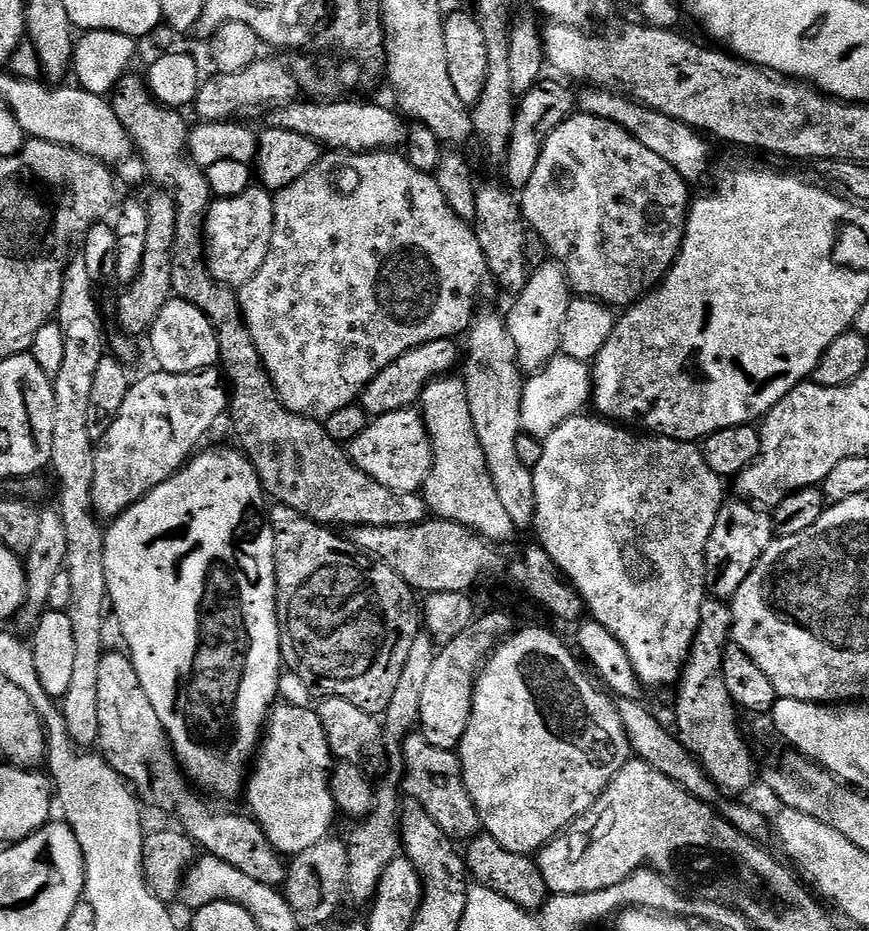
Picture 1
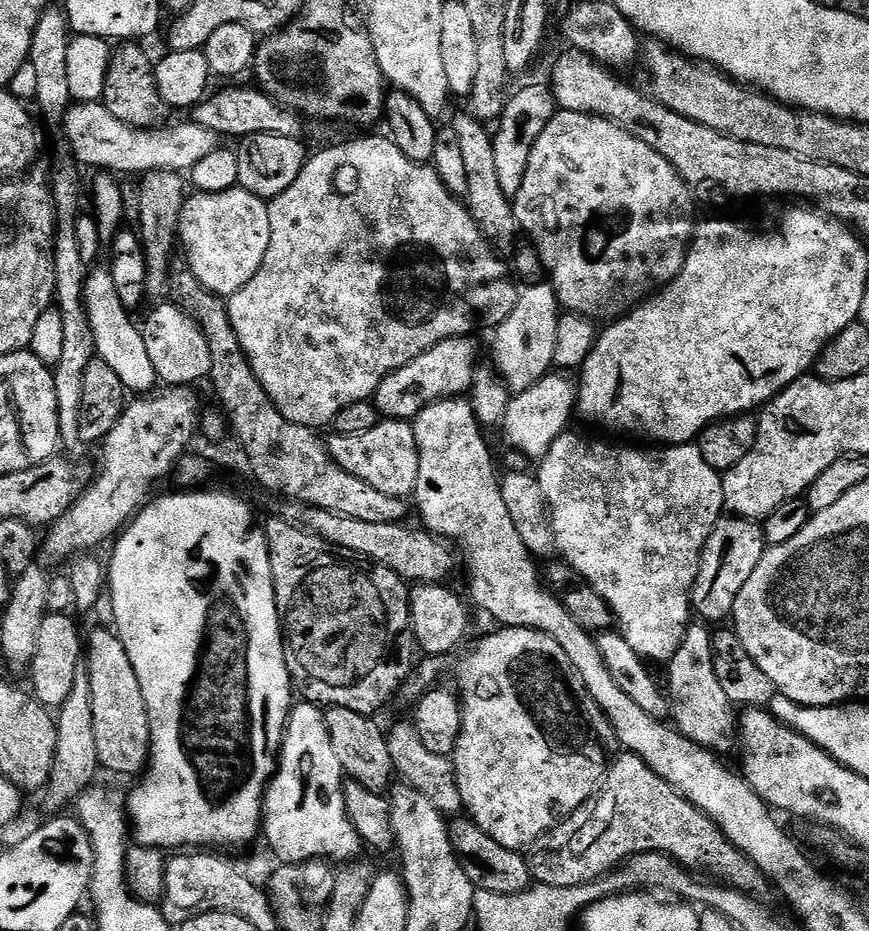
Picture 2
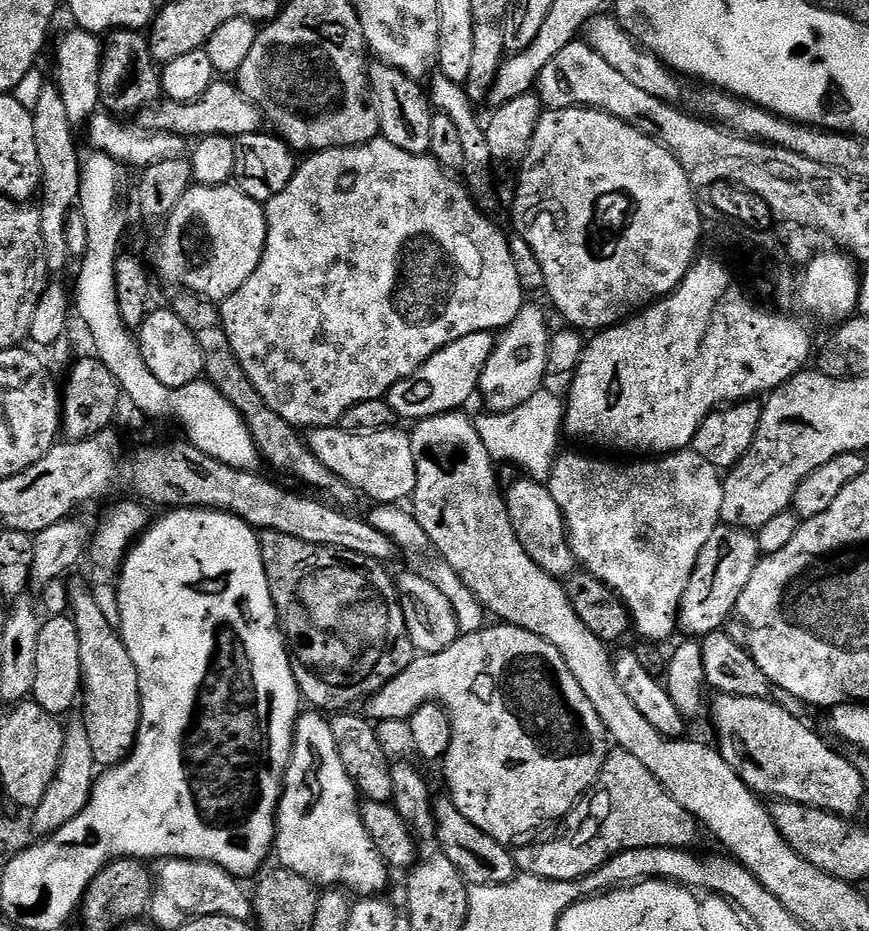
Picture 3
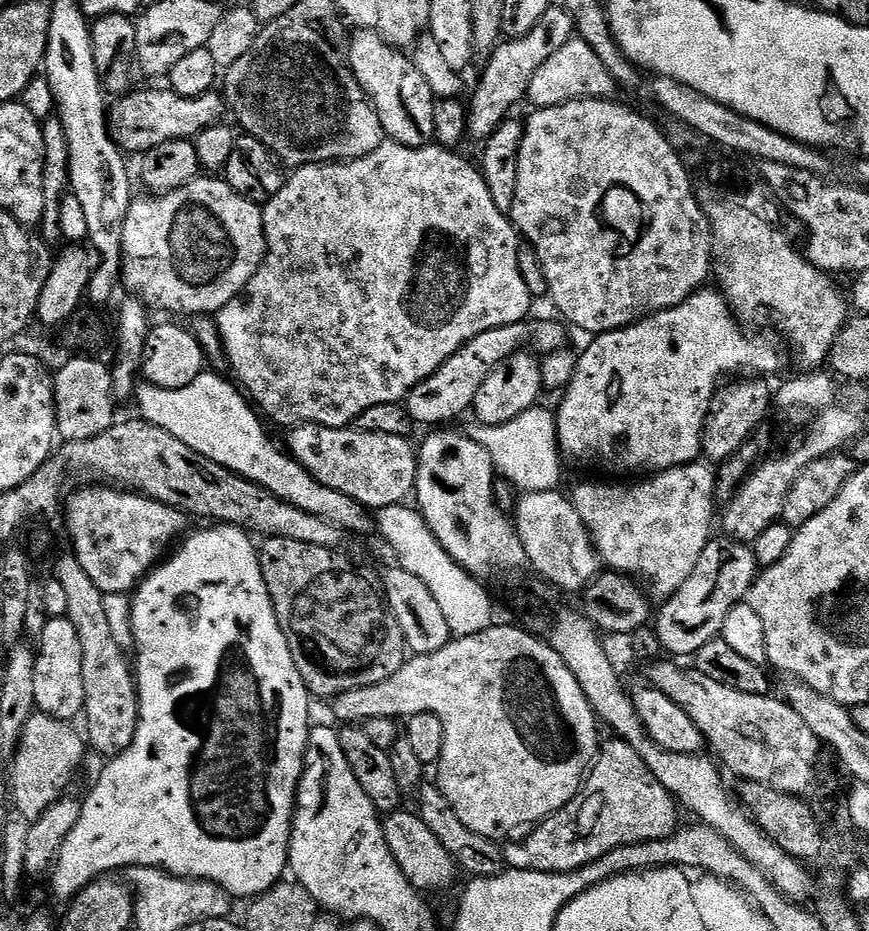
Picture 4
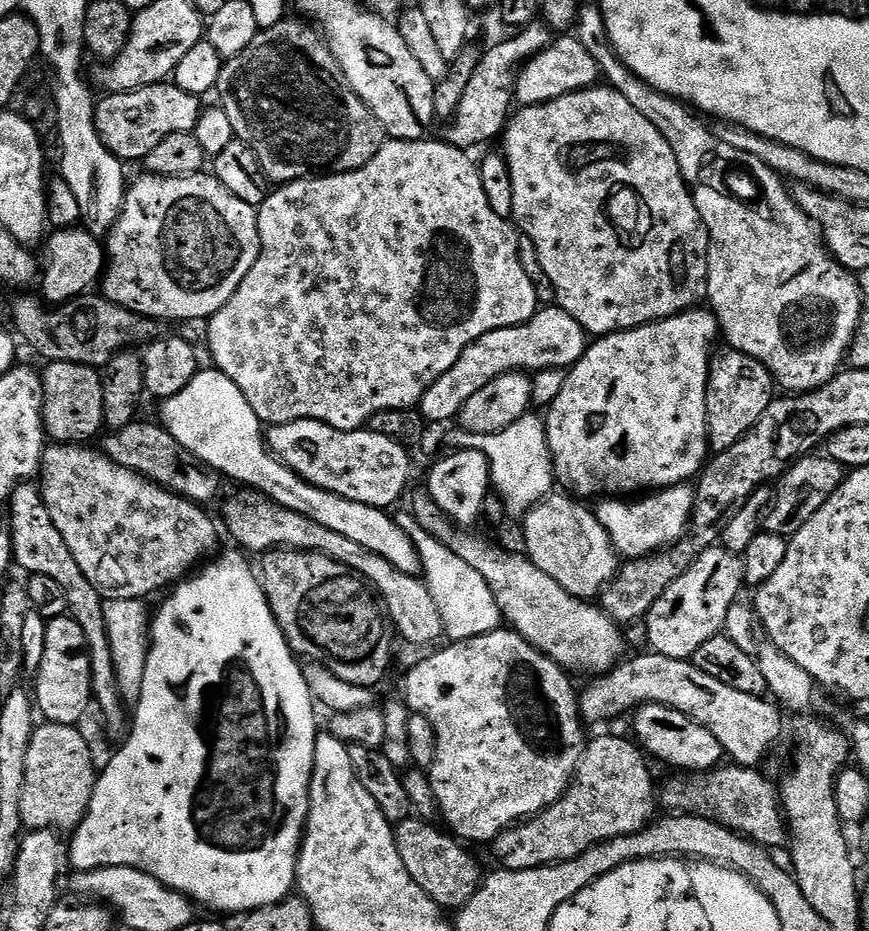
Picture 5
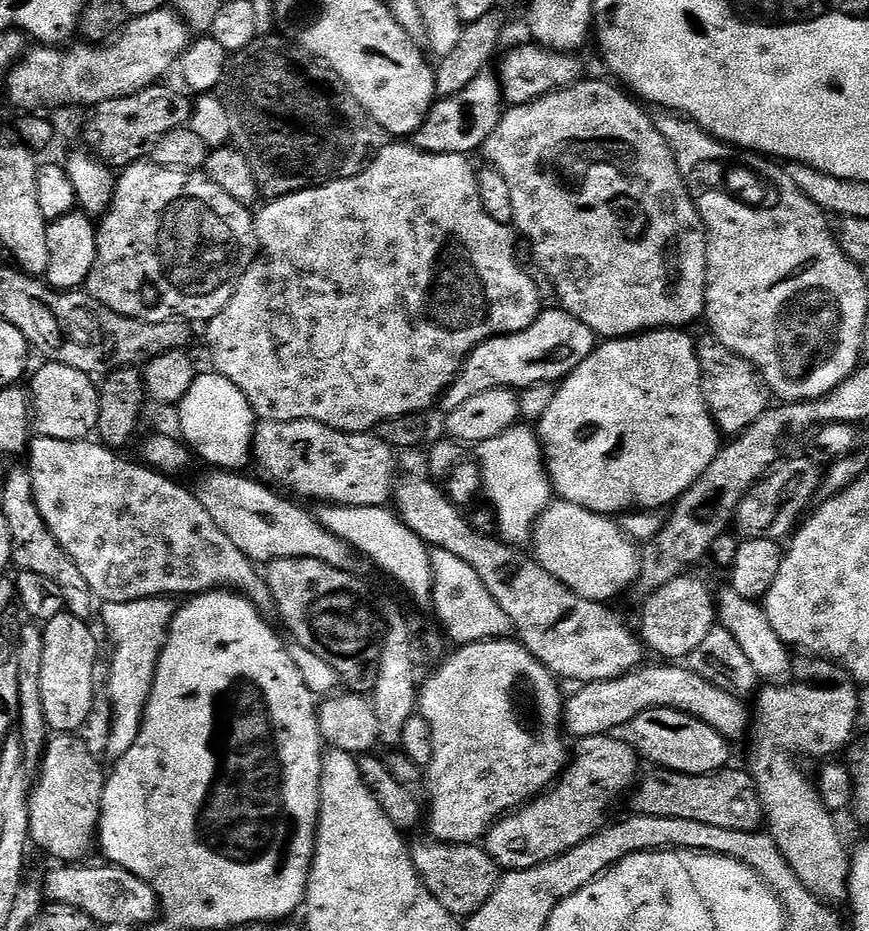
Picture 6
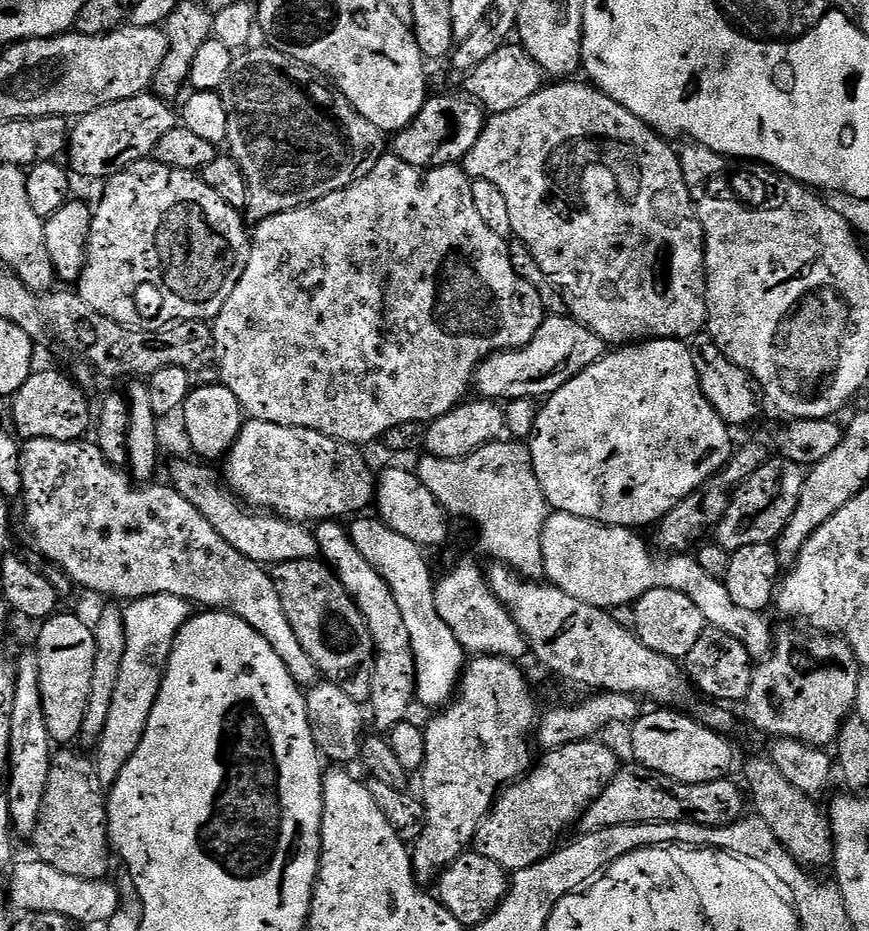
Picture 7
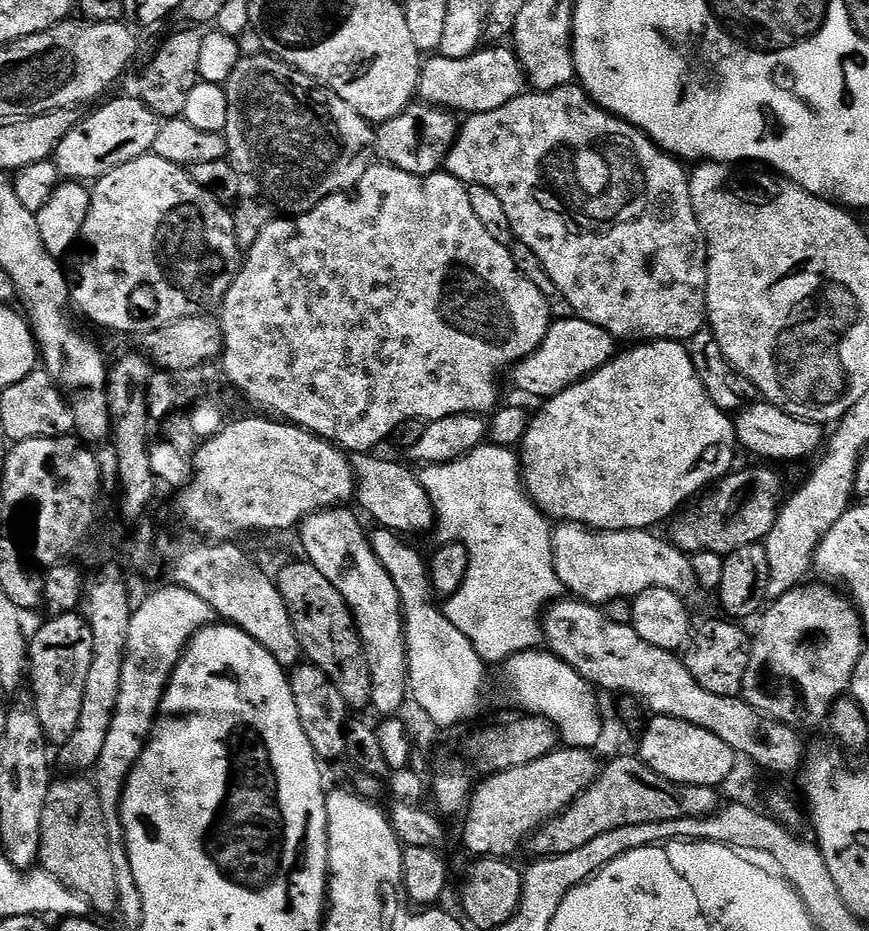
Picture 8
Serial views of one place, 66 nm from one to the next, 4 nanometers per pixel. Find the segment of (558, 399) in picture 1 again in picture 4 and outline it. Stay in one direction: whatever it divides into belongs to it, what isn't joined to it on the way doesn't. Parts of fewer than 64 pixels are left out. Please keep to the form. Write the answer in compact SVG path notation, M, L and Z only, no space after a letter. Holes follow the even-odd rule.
M537 406L500 426L486 426L479 422L473 425L472 429L467 429L468 437L488 451L493 468L503 479L505 476L514 487L520 488L521 493L550 492L561 487L562 453L556 443L556 417L551 411Z

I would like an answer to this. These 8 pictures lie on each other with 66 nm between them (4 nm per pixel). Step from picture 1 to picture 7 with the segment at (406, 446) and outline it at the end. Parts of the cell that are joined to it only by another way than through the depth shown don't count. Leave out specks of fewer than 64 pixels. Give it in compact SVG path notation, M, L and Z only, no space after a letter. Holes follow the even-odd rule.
M248 418L240 425L238 438L226 453L222 476L241 500L261 510L301 522L339 521L342 516L352 518L363 513L367 509L364 507L373 503L376 494L377 473L372 473L367 458L360 452L363 451L357 445L335 440L318 430Z

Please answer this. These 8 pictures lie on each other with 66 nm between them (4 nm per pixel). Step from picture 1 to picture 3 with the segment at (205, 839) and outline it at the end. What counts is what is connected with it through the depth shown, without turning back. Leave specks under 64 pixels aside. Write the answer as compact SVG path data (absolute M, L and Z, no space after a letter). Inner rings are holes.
M72 584L68 590L70 615L78 630L78 658L82 681L82 719L86 734L90 734L90 746L94 746L97 765L121 764L136 746L136 735L140 733L140 687L138 670L130 650L126 650L124 639L117 625L104 613L96 596L84 584Z

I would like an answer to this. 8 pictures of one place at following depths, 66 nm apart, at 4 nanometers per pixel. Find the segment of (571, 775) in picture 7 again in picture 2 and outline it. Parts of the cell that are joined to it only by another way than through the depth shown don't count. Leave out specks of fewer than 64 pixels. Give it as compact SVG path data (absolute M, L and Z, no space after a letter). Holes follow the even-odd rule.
M620 754L617 760L615 757L594 802L579 808L573 816L561 820L555 828L545 832L527 849L526 859L536 884L582 886L616 871L624 861L640 852L665 852L685 868L705 868L712 875L709 877L713 881L749 894L760 894L760 891L770 884L758 866L728 840L724 831L705 812L695 808L686 798L679 796L665 780L658 778L658 774L654 774L654 770L650 770L650 766L642 762L642 758L631 754Z

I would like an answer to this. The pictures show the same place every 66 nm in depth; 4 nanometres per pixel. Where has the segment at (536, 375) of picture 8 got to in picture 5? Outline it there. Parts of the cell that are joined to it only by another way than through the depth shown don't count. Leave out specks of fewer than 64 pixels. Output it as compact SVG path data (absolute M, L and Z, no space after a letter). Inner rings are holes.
M544 306L530 317L524 324L499 328L482 338L478 338L466 350L462 350L462 358L434 382L422 394L418 411L424 415L429 425L444 424L447 420L455 421L460 415L462 406L482 390L494 378L507 372L523 372L535 374L551 368L571 369L584 357L590 343L589 333L566 310L558 306Z

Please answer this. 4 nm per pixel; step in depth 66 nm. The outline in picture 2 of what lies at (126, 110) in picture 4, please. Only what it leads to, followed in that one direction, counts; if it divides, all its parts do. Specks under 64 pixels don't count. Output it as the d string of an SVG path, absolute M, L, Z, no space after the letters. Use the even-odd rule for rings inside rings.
M259 87L224 88L221 92L213 91L204 97L194 109L194 122L198 126L212 128L217 134L229 132L232 136L243 138L254 134L282 134L286 138L304 140L307 137L309 117L277 104L272 97L260 91Z

